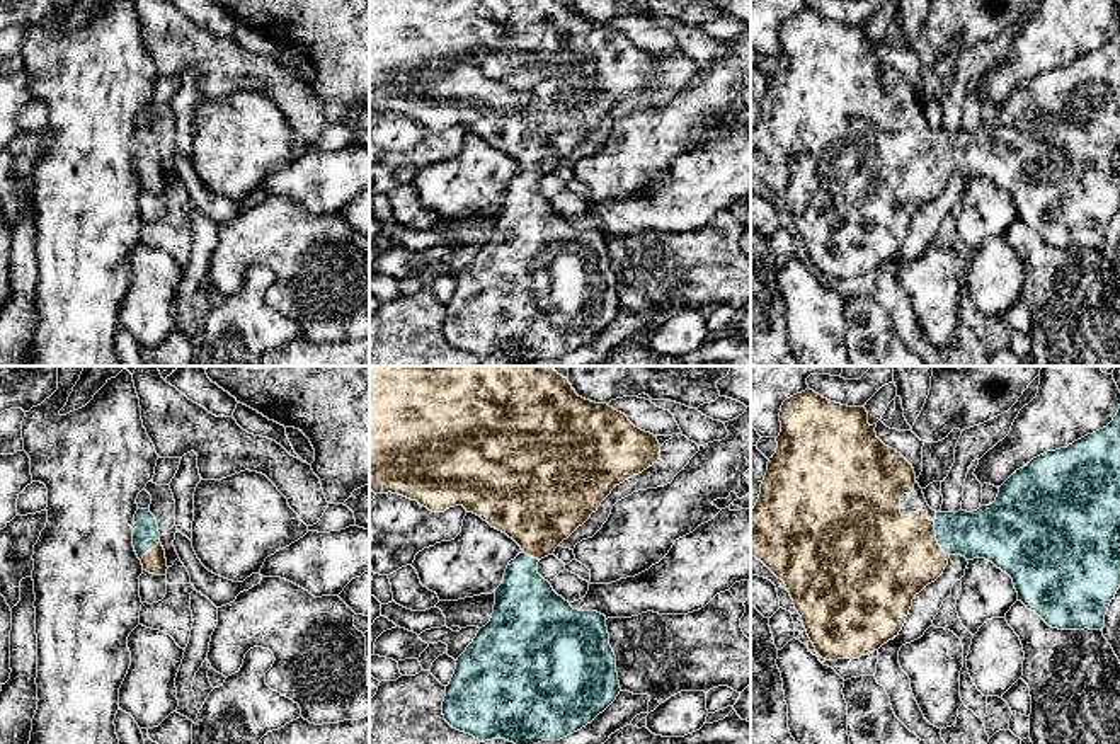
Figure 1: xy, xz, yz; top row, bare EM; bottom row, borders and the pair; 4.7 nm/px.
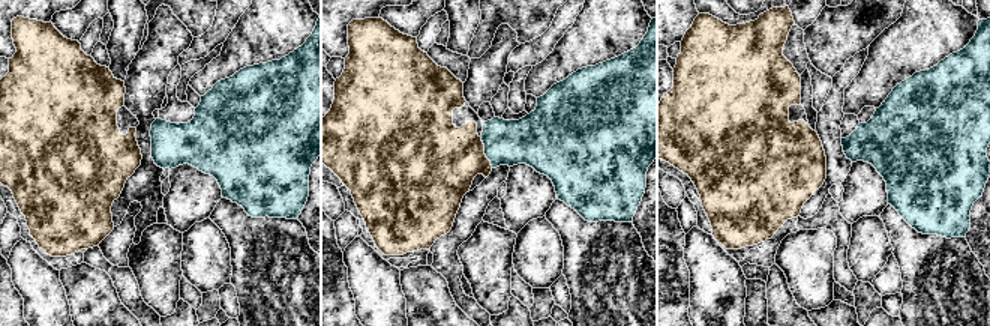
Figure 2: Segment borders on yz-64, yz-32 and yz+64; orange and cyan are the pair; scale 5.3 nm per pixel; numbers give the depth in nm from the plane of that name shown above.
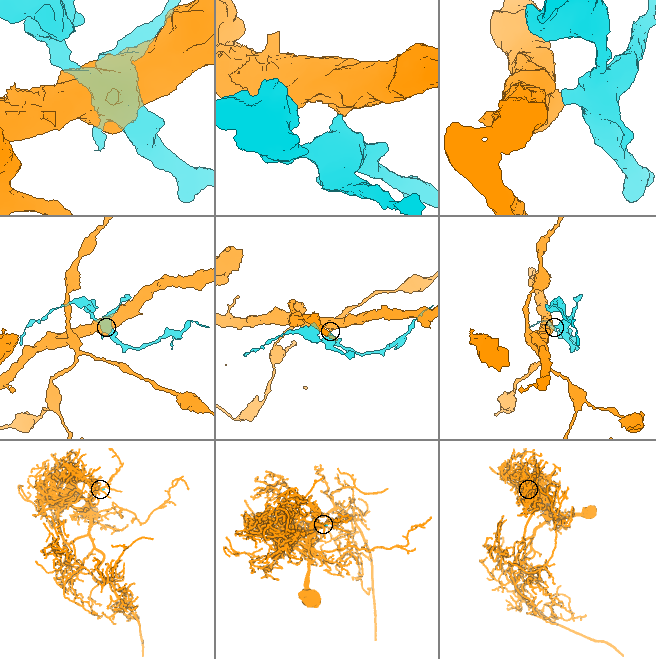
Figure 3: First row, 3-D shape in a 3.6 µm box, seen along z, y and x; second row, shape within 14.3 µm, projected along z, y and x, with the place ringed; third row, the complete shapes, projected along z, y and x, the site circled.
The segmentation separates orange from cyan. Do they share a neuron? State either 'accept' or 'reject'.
accept

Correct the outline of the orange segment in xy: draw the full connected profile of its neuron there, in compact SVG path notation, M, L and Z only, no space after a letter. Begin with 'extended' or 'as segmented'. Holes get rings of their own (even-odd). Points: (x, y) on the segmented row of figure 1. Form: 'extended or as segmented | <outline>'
extended | M138 509L134 514L133 547L141 560L143 570L153 575L167 574L165 550L160 543L157 519L150 509Z

